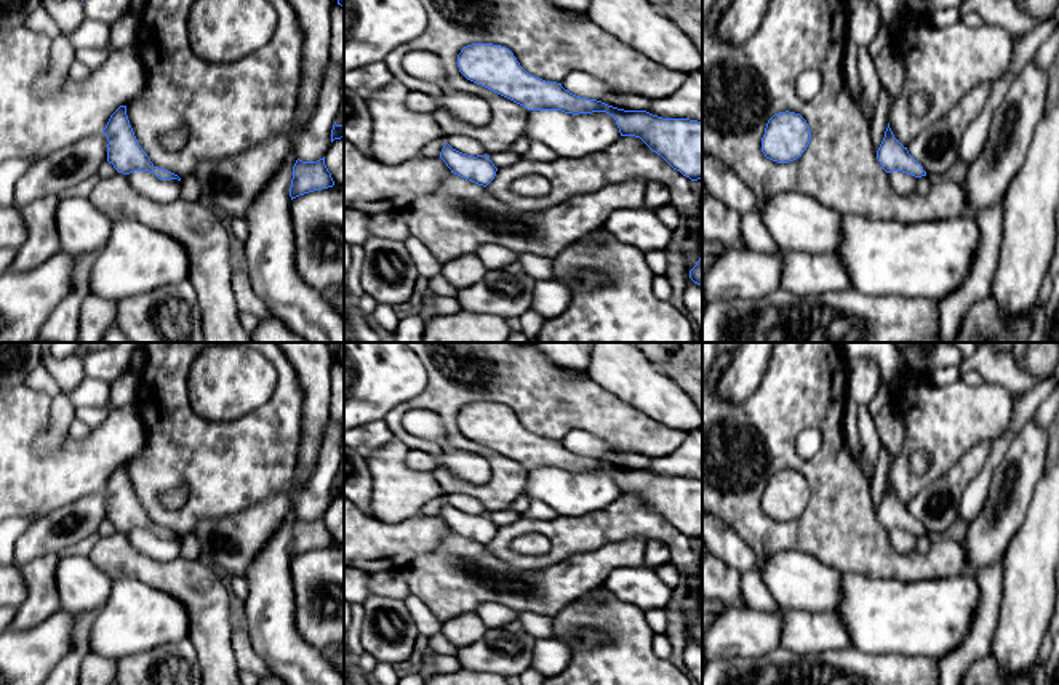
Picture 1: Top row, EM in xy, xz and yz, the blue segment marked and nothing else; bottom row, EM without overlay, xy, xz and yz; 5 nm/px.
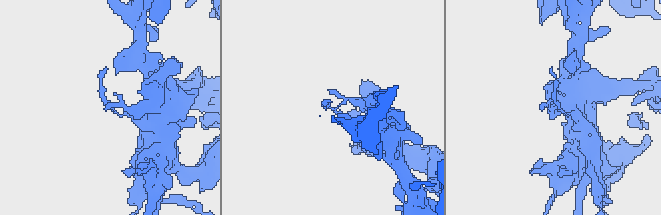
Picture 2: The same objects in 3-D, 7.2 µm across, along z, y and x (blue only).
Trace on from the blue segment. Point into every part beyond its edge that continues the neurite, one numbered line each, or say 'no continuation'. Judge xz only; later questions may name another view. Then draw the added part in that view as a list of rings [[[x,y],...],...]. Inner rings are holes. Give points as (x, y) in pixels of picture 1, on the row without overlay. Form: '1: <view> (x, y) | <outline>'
no continuation

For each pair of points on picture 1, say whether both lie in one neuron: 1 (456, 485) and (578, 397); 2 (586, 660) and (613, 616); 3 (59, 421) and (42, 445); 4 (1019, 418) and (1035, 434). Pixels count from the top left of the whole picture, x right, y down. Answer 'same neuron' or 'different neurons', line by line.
1: same neuron
2: same neuron
3: same neuron
4: different neurons

